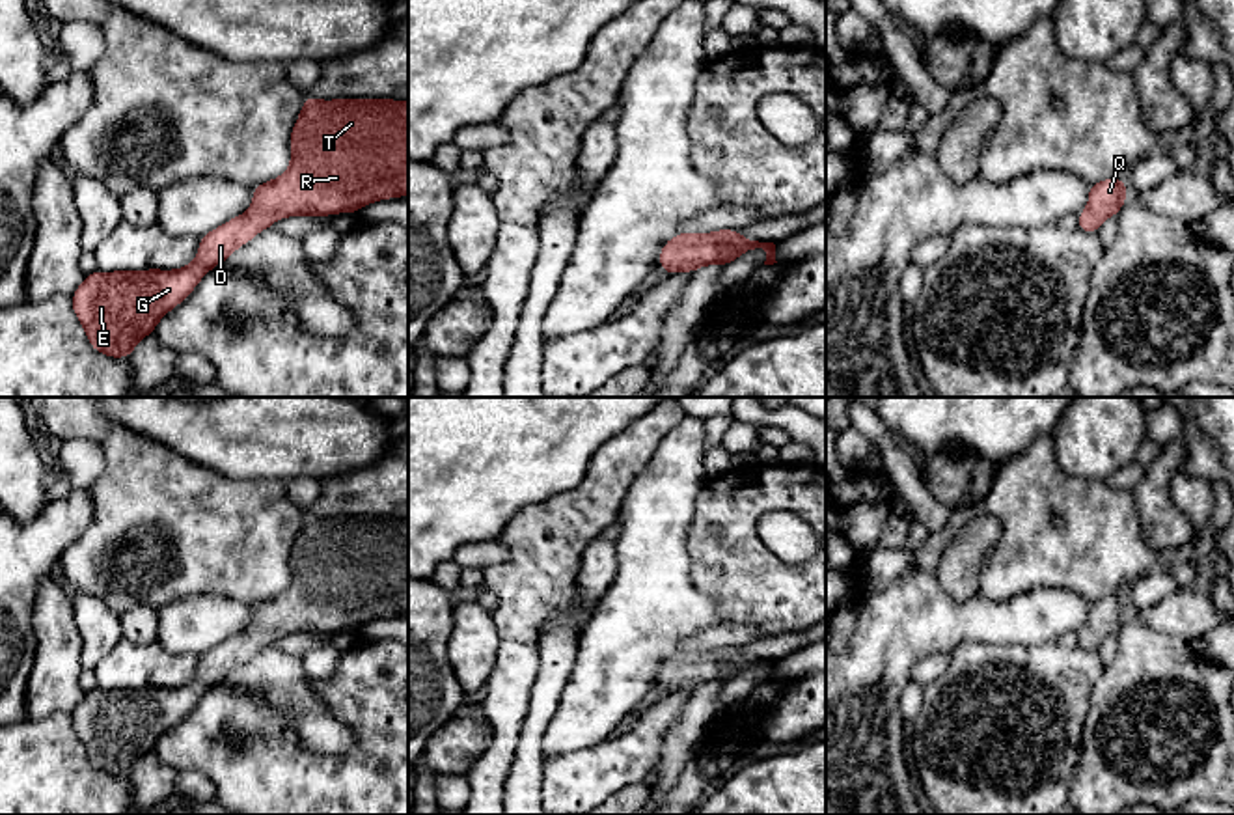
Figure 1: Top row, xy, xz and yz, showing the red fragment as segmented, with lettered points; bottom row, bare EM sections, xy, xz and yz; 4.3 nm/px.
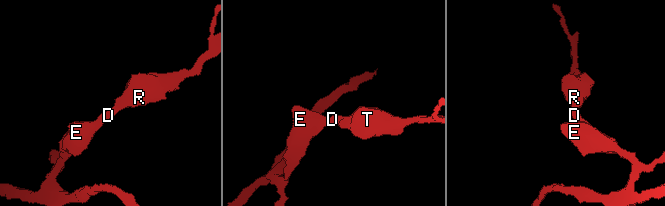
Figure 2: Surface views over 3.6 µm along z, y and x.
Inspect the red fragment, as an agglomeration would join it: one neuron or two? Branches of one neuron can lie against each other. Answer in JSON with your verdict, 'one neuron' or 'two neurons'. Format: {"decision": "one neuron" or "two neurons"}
{"decision": "one neuron"}

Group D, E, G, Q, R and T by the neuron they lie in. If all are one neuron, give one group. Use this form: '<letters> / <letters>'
D E G Q R T

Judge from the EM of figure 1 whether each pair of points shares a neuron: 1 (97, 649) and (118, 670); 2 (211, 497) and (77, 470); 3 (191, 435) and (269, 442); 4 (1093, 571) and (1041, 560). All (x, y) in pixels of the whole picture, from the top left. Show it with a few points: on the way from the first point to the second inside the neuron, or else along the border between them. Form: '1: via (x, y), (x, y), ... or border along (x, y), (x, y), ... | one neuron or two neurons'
1: border along (122, 636), (94, 670) | two neurons
2: border along (75, 437), (101, 446), (103, 472), (88, 489) | two neurons
3: via (209, 435), (250, 435) | one neuron
4: via (1080, 560), (1054, 560) | one neuron

